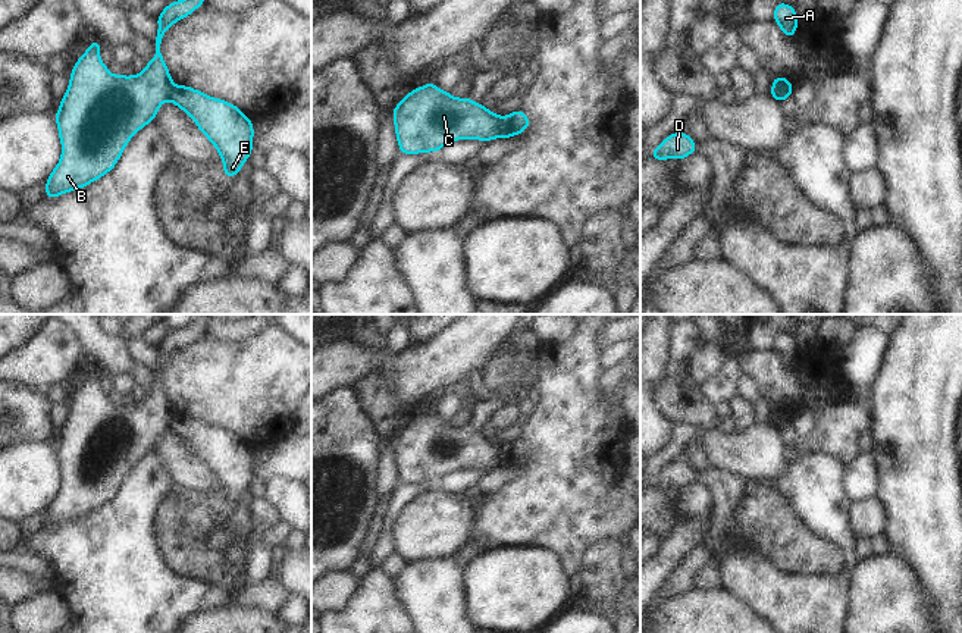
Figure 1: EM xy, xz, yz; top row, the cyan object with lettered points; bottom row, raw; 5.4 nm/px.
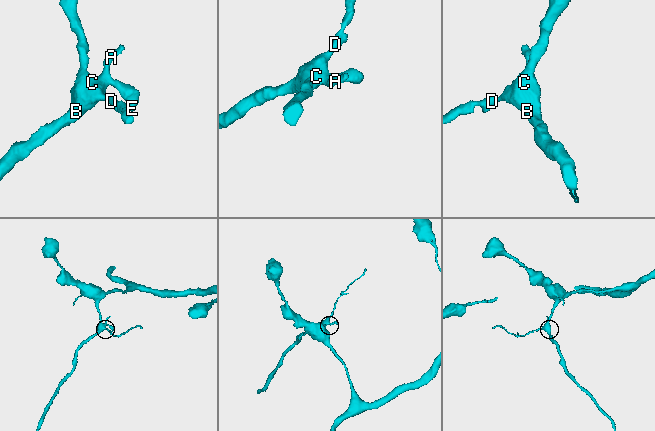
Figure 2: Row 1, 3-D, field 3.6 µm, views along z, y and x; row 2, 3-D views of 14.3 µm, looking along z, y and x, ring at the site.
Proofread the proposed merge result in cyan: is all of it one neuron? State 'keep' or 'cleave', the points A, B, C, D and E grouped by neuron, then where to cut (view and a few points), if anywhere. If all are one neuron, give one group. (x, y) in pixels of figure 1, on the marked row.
cleave | A B C D / E | yz (792, 88), (771, 91)

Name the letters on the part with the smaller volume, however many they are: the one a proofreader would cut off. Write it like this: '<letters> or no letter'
E

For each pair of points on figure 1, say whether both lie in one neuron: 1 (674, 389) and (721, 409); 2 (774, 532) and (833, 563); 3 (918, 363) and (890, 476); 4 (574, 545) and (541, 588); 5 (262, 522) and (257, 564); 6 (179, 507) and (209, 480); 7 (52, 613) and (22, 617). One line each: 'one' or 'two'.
1: two
2: one
3: one
4: two
5: one
6: two
7: one

